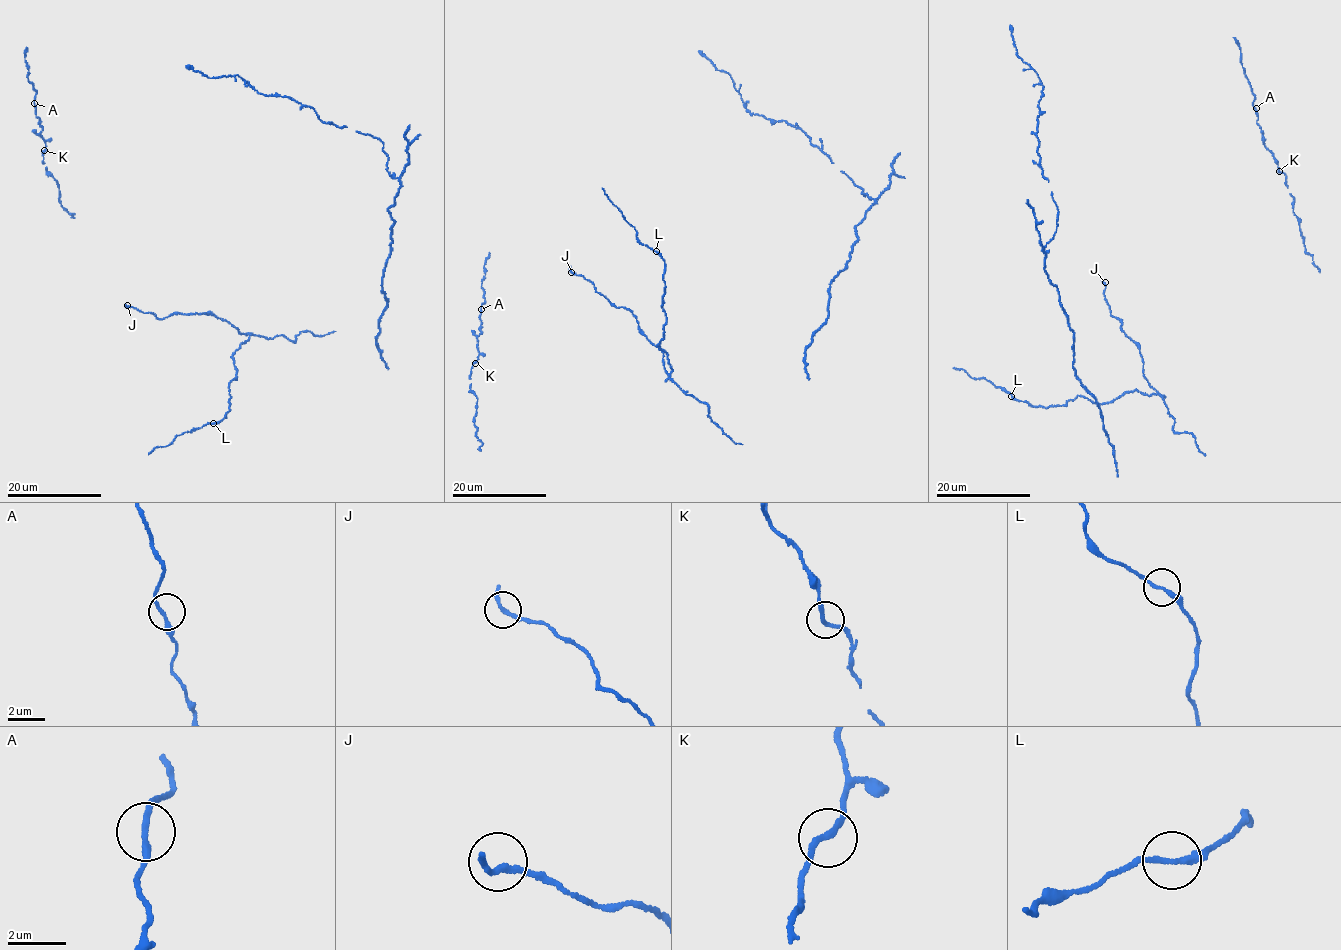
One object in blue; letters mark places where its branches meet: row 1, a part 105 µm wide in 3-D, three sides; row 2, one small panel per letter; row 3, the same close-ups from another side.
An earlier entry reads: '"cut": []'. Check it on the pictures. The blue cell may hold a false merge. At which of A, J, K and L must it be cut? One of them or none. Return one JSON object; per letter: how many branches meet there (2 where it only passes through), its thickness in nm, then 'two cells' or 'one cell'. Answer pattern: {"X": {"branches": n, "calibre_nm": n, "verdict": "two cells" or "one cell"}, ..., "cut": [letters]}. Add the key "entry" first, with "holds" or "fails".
{"entry": "fails", "A": {"branches": 2, "calibre_nm": 200, "verdict": "one cell"}, "J": {"branches": 2, "calibre_nm": 180, "verdict": "one cell"}, "K": {"branches": 2, "calibre_nm": 200, "verdict": "one cell"}, "L": {"branches": 2, "calibre_nm": 200, "verdict": "two cells"}, "cut": ["L"]}

